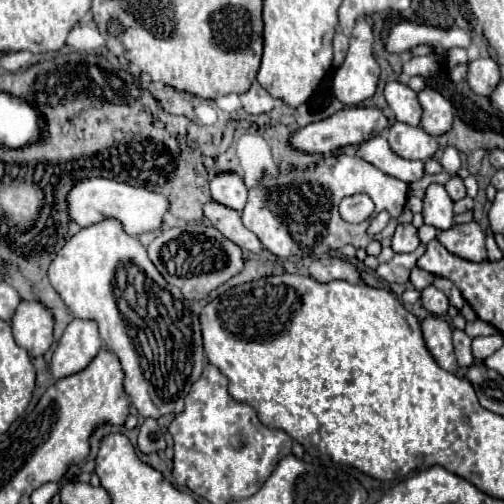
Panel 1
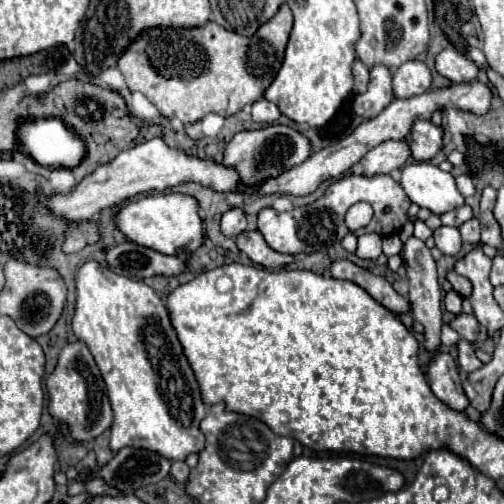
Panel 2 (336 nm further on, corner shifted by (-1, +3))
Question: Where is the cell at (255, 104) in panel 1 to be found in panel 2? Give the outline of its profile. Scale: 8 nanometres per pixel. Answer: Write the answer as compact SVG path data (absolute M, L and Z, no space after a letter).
M264 97L252 105L252 119L256 123L260 123L260 125L270 125L270 123L278 121L280 115L282 115L280 109L274 103L270 103L268 99L264 99Z

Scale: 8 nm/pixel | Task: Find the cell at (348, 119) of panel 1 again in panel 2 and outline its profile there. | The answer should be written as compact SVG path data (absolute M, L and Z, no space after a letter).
M270 125L264 129L242 131L242 133L234 135L234 139L224 149L222 165L234 167L240 175L242 185L260 187L264 181L274 179L280 173L300 165L302 161L308 159L308 155L310 155L310 143L302 133L298 133L286 125Z

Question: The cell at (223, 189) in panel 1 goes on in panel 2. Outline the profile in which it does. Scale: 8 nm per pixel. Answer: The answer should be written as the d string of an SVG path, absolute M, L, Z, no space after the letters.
M230 209L222 215L222 233L226 237L238 237L246 231L246 217L240 209Z

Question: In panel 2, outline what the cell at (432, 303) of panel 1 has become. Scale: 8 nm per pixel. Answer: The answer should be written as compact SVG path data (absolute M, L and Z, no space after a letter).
M460 313L460 315L456 315L456 319L450 325L460 333L462 339L466 339L470 343L480 343L480 341L486 341L488 339L486 329L476 321L474 315Z

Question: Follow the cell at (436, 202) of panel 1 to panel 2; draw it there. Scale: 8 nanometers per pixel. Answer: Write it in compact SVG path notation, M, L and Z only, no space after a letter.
M440 227L440 229L436 229L434 239L436 239L436 247L444 255L454 257L462 249L462 237L460 237L460 231L456 227Z

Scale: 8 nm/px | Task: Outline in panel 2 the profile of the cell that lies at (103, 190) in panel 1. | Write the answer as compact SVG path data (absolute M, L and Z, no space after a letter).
M168 193L168 195L150 195L140 201L128 203L120 209L116 217L118 229L134 243L148 249L156 249L164 255L184 255L194 253L204 243L204 227L198 215L198 201L190 195Z

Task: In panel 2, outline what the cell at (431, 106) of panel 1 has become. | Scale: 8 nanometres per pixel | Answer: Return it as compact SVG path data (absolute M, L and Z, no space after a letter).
M416 121L406 143L416 161L430 161L442 147L442 129L434 127L430 121Z

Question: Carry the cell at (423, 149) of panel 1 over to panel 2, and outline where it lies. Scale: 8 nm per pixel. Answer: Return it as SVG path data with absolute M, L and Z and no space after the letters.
M384 141L378 147L370 149L362 159L362 175L372 177L372 175L382 175L400 169L410 157L410 149L406 141Z

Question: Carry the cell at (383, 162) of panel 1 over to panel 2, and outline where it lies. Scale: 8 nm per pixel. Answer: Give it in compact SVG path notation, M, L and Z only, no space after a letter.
M412 163L404 167L400 185L412 203L430 209L434 215L444 215L464 205L464 197L456 189L454 177L432 163Z

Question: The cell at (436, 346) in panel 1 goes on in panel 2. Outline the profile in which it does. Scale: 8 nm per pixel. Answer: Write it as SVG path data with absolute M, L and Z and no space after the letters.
M438 353L434 363L428 367L428 381L434 397L448 405L454 411L464 413L468 407L468 399L460 385L458 365L448 353Z

